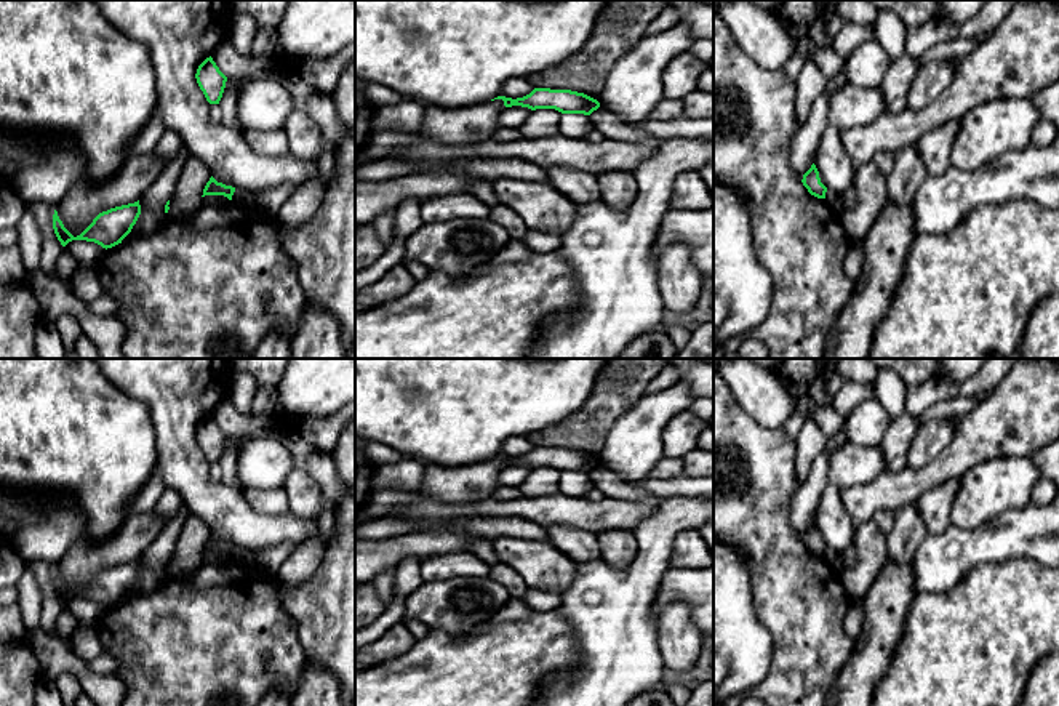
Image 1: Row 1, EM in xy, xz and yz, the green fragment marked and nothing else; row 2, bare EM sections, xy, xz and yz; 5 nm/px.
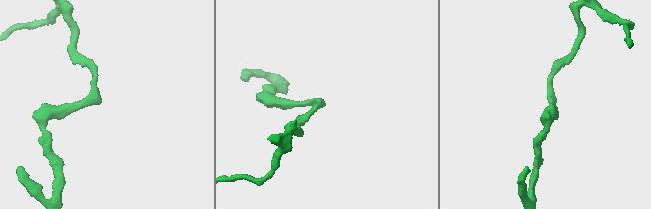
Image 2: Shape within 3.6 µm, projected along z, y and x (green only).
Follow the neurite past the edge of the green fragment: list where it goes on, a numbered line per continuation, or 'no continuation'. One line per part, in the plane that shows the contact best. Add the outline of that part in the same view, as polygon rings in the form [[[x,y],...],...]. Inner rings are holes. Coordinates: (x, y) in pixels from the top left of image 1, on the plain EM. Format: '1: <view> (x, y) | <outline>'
no continuation

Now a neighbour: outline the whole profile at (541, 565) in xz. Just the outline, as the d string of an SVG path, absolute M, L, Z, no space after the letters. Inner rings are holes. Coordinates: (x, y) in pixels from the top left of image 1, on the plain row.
M493 540L501 564L510 567L531 589L563 596L574 578L576 562L549 541Z

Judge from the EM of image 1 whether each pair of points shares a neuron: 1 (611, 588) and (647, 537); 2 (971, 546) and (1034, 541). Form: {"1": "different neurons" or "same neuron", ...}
{"1": "same neuron", "2": "same neuron"}

